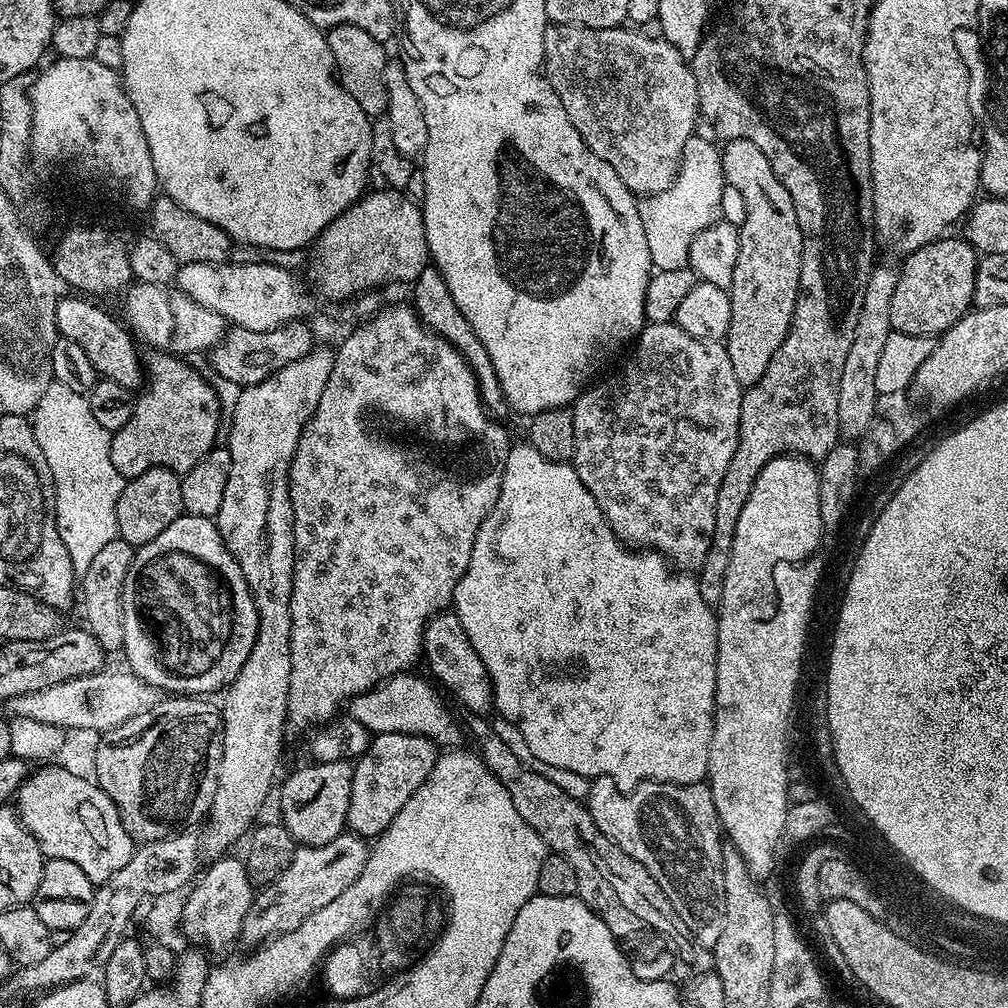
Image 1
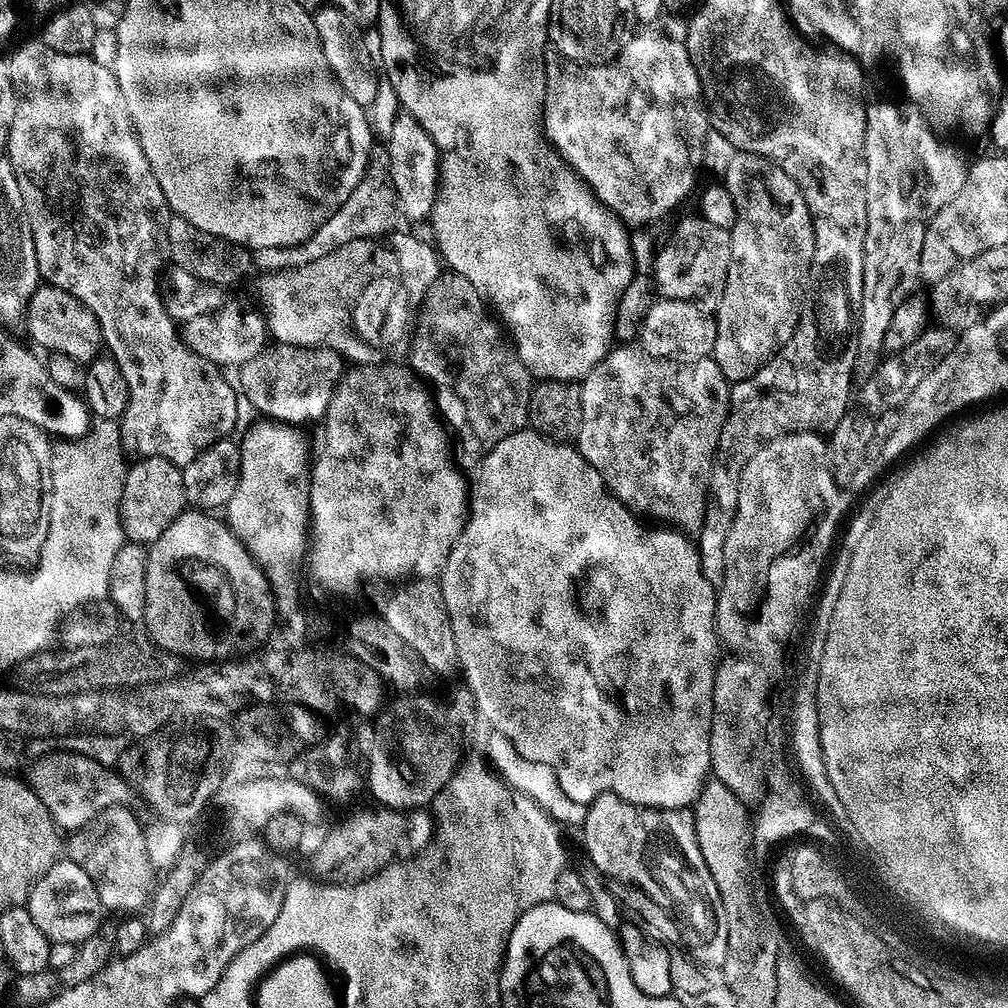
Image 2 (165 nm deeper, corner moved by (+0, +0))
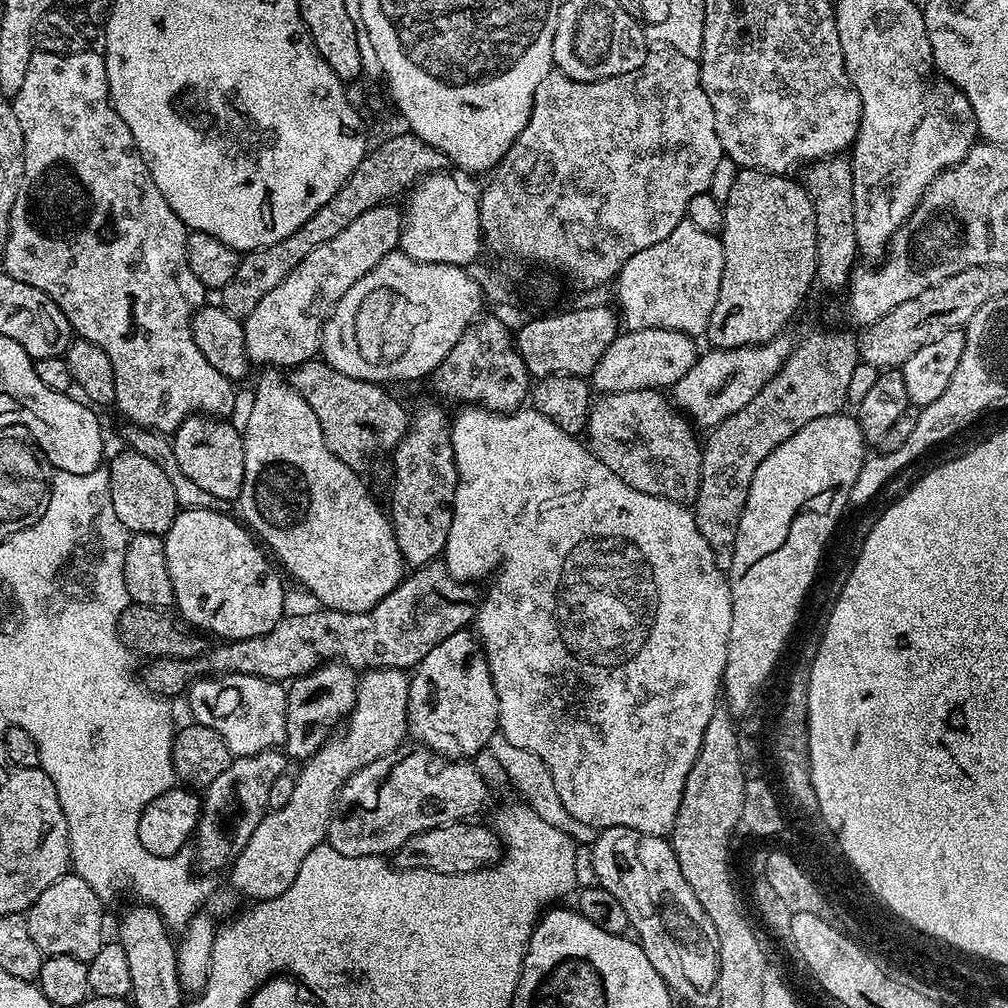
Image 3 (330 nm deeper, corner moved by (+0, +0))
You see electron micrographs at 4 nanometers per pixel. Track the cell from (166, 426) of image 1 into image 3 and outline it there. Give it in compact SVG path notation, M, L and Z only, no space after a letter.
M33 51L30 58L30 70L26 70L26 79L22 82L22 90L14 93L11 101L14 114L22 126L24 135L24 177L20 183L18 194L14 198L14 206L8 219L8 237L2 250L4 256L3 271L9 276L18 278L18 282L26 282L26 286L34 286L42 290L66 314L73 333L81 340L94 342L94 346L102 346L106 358L110 358L110 366L114 366L114 390L116 391L115 411L118 410L137 428L151 428L154 432L175 433L178 426L187 416L231 417L236 408L236 392L233 381L228 380L198 350L198 342L194 342L192 333L192 316L200 308L205 307L206 289L198 278L194 278L194 270L190 270L190 262L186 258L189 229L170 210L166 198L162 198L162 190L154 182L138 146L134 142L134 134L130 134L130 126L122 122L118 110L114 110L112 99L108 96L108 79L103 55L99 51L72 52L68 56Z

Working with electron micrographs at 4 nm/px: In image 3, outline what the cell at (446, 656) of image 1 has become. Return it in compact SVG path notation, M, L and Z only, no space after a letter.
M264 370L261 372L264 373L261 374L260 381L256 384L256 397L253 398L252 405L248 408L248 417L245 418L244 424L242 423L244 481L242 482L242 490L238 501L241 512L239 512L239 515L242 517L243 523L263 541L267 551L275 557L278 564L278 559L280 559L281 565L279 564L279 567L285 573L288 571L317 600L317 605L333 608L335 612L365 612L370 610L374 606L378 606L378 602L382 602L382 598L386 598L386 594L390 594L390 590L397 588L406 575L406 565L402 554L398 550L398 542L394 538L394 530L392 529L392 522L388 518L388 513L381 505L380 508L376 505L376 500L368 493L367 486L360 481L362 479L361 473L354 471L350 466L346 466L346 462L342 462L342 458L335 456L325 446L322 426L318 422L318 414L314 414L314 410L310 410L306 398L302 398L302 394L295 392L291 383L284 381L283 384L280 381L281 373L279 371Z

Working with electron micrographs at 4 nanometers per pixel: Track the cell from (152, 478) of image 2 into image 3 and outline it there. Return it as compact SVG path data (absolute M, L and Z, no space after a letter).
M123 450L112 461L107 461L110 478L110 498L114 502L114 514L118 514L118 522L126 526L129 533L154 534L164 536L170 530L178 511L174 498L174 486L170 486L170 478L162 474L161 468L154 466L146 454L138 454L131 450Z

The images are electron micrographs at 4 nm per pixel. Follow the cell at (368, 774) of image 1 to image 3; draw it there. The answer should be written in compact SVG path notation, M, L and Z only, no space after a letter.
M467 629L450 634L450 638L442 638L442 642L438 642L438 646L434 646L434 650L430 650L411 673L408 682L408 736L425 744L443 759L467 761L487 749L491 736L499 727L498 694L479 639Z

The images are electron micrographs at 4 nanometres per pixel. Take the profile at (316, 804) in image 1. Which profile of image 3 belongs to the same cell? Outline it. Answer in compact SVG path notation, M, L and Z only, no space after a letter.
M329 662L321 664L305 676L296 677L287 685L288 705L283 747L293 761L310 760L314 753L341 727L342 721L352 712L356 701L357 683L357 669L343 662Z

